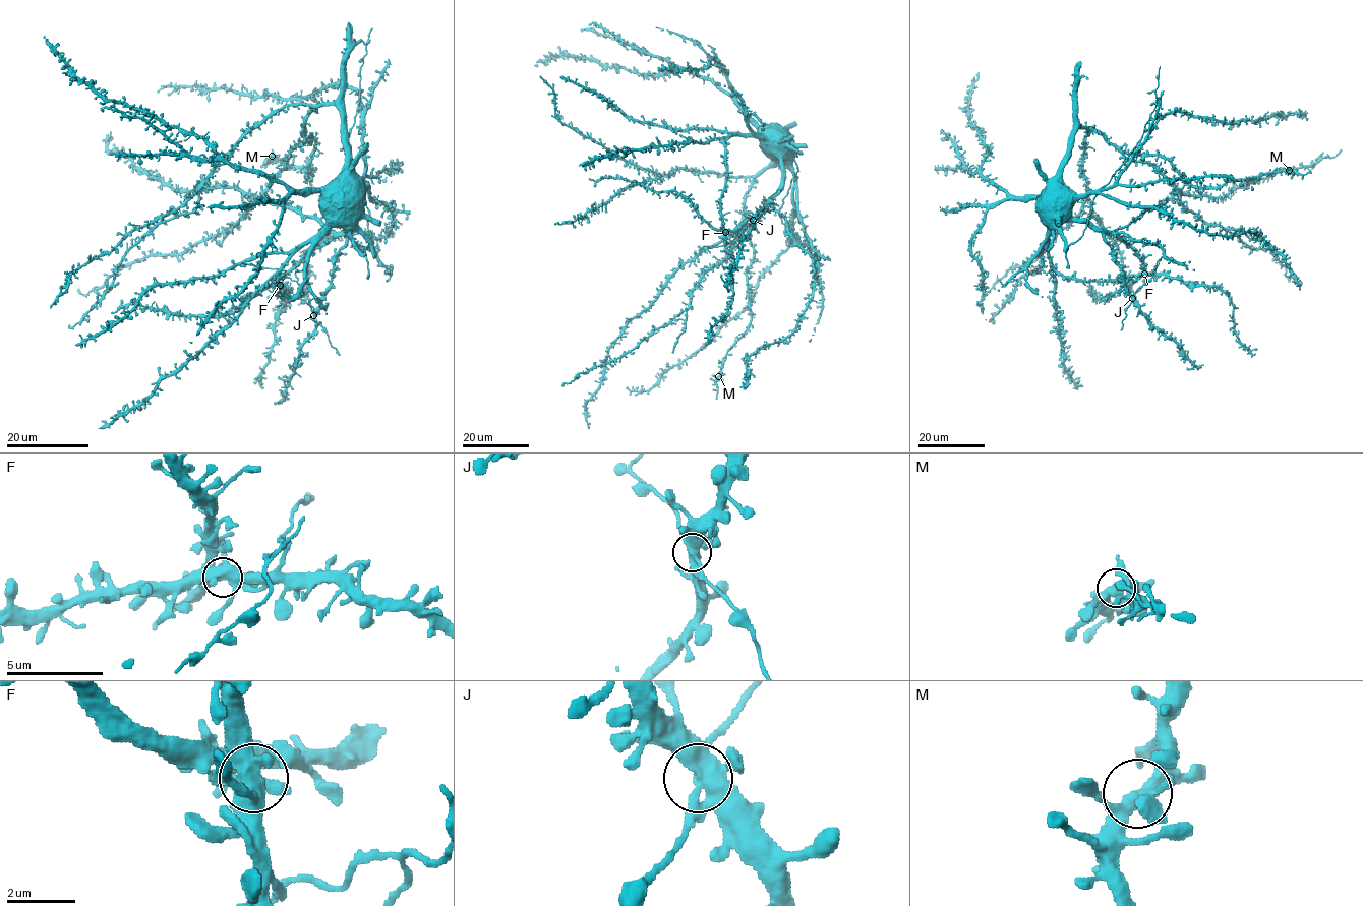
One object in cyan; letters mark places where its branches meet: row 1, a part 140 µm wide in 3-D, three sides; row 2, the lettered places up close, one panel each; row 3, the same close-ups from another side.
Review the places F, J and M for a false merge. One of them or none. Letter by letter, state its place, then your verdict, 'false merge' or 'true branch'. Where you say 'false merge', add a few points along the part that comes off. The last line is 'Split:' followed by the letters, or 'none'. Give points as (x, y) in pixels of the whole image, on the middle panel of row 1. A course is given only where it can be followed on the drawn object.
F: (725, 232) | true branch
J: (753, 220) | true branch
M: (718, 376) | true branch
Split: none

